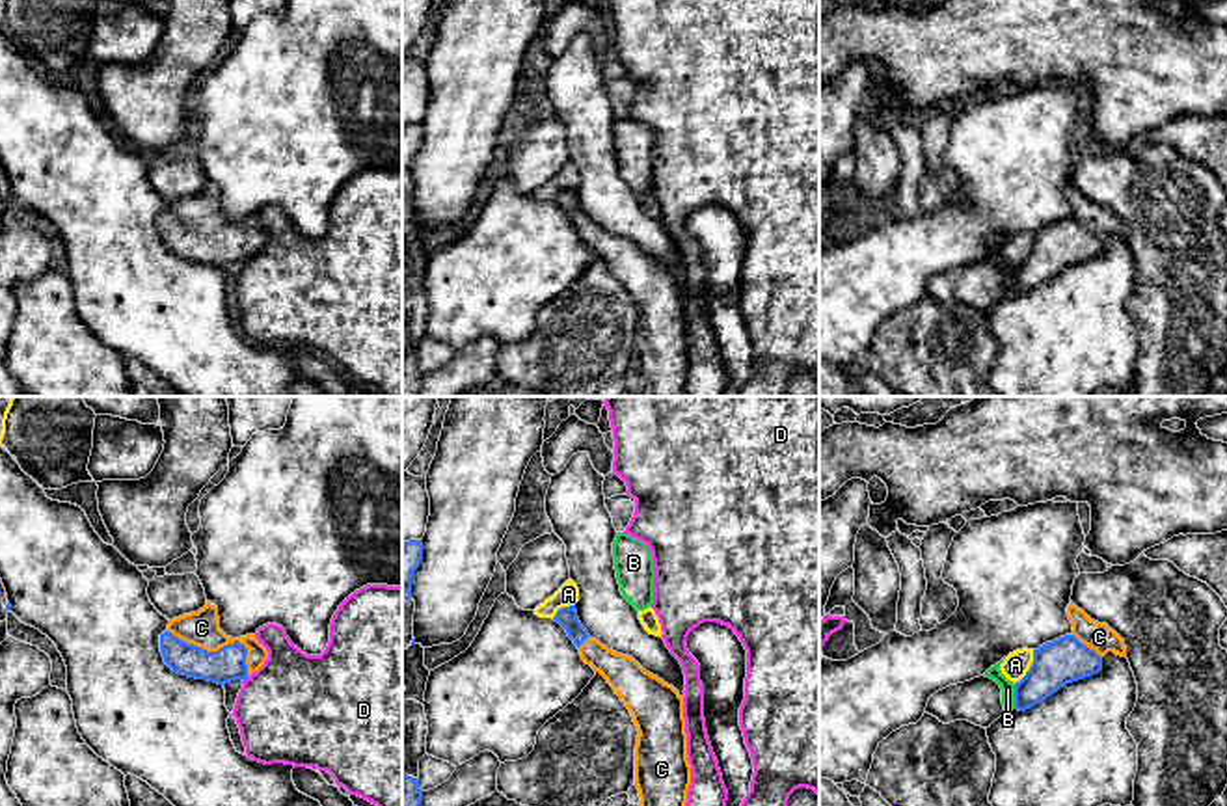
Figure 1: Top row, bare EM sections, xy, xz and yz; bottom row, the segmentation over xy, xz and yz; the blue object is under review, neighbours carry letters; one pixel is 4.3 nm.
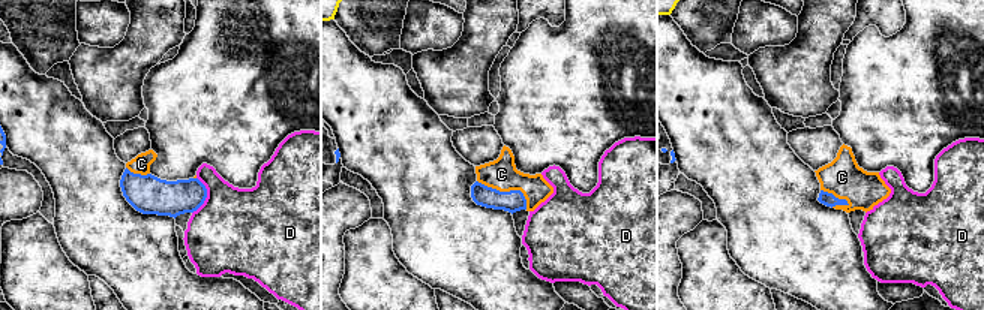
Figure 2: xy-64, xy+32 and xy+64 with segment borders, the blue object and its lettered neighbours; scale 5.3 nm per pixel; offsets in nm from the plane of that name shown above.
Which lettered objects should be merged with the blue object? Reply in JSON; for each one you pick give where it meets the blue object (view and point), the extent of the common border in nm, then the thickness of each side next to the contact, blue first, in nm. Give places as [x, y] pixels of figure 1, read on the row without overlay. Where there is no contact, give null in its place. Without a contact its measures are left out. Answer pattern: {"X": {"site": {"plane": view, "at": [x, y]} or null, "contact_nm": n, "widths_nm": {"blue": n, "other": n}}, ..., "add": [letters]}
{"add": []}

